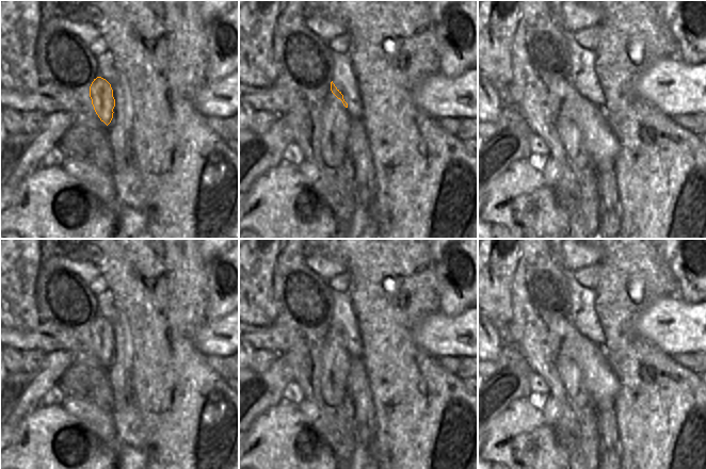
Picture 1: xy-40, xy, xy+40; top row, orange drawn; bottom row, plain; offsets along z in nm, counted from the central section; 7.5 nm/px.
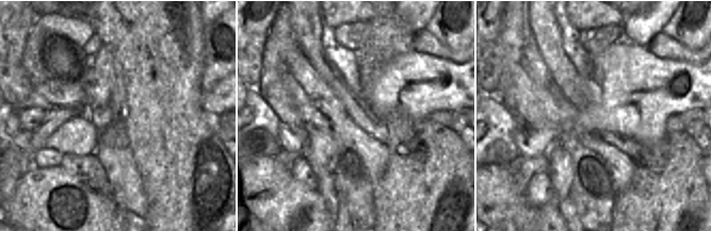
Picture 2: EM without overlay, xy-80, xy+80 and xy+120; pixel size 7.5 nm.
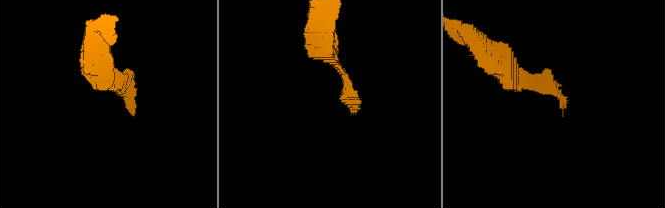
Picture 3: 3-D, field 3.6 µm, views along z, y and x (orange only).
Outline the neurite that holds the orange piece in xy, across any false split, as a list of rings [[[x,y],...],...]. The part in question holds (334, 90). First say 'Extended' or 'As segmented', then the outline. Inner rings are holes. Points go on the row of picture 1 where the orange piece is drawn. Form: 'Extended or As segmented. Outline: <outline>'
Extended. Outline: [[[331,82],[334,102],[325,102],[324,110],[328,112],[328,120],[314,120],[314,135],[310,140],[314,148],[322,152],[324,164],[336,173],[346,161],[347,139],[346,127],[352,123],[352,114],[347,109],[348,103],[341,92]]]

